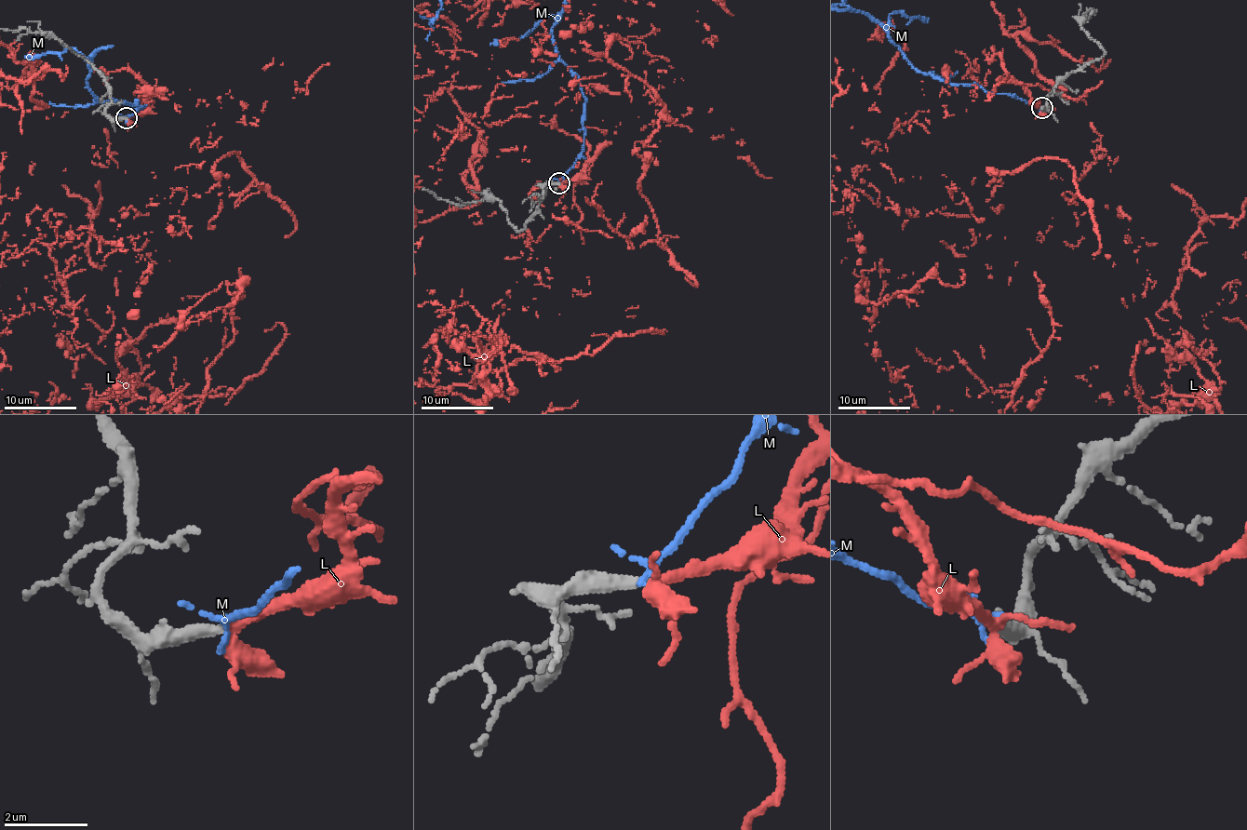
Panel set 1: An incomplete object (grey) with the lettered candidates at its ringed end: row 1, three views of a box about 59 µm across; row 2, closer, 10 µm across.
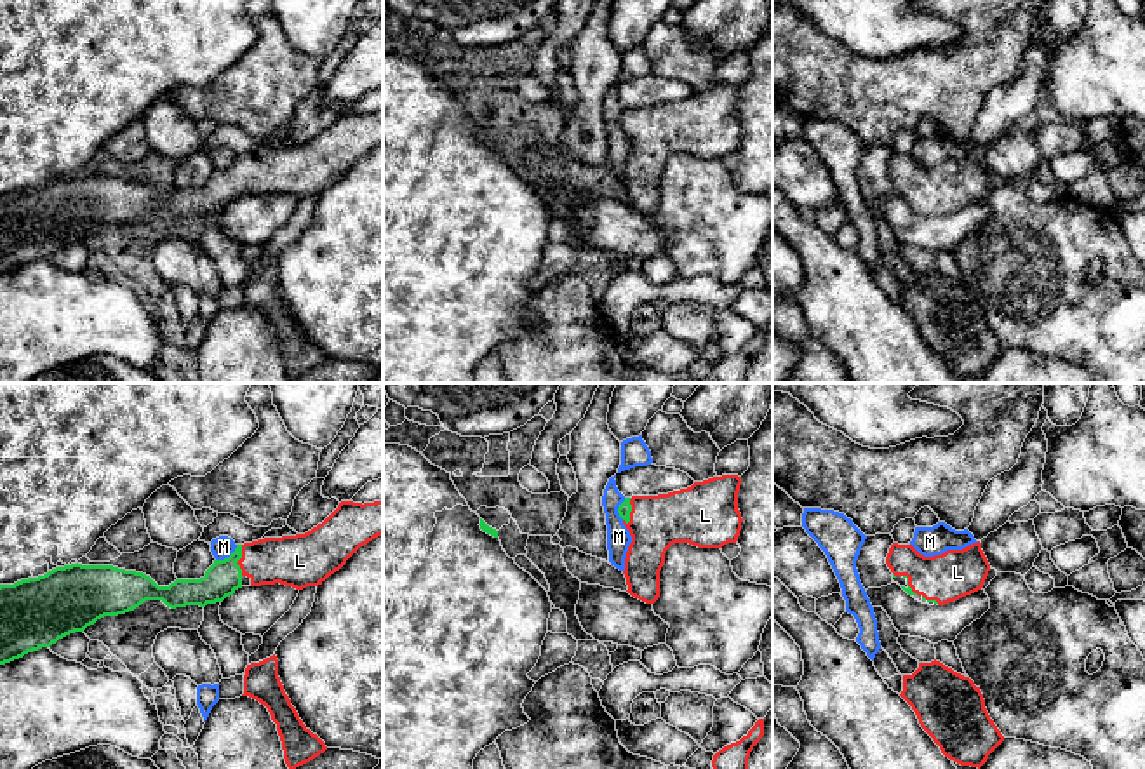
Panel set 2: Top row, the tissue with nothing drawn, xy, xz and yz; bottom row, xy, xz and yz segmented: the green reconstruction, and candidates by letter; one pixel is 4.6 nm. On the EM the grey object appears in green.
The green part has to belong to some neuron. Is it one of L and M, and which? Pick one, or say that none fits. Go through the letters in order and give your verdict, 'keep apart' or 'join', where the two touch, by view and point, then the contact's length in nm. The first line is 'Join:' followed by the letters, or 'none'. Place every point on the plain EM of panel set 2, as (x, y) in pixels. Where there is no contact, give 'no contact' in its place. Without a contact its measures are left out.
Join: L
L: join | xy (239, 169) | 140 nm
M: keep apart | xy (228, 167) | 130 nm

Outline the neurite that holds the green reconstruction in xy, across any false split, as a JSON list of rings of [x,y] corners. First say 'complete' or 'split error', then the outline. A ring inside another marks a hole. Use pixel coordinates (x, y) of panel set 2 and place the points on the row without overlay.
split error; [[[383,110],[374,113],[341,111],[338,118],[317,137],[305,144],[264,148],[252,153],[237,155],[235,162],[224,171],[214,171],[200,190],[176,190],[169,197],[158,197],[150,186],[125,181],[113,176],[71,174],[56,177],[44,186],[21,190],[14,195],[0,195],[0,275],[23,268],[42,257],[50,257],[59,249],[84,242],[104,226],[118,226],[134,221],[146,211],[162,211],[167,217],[186,217],[223,212],[242,198],[242,188],[251,190],[251,197],[285,195],[296,200],[322,195],[331,184],[339,181],[346,171],[364,155],[383,144]]]

